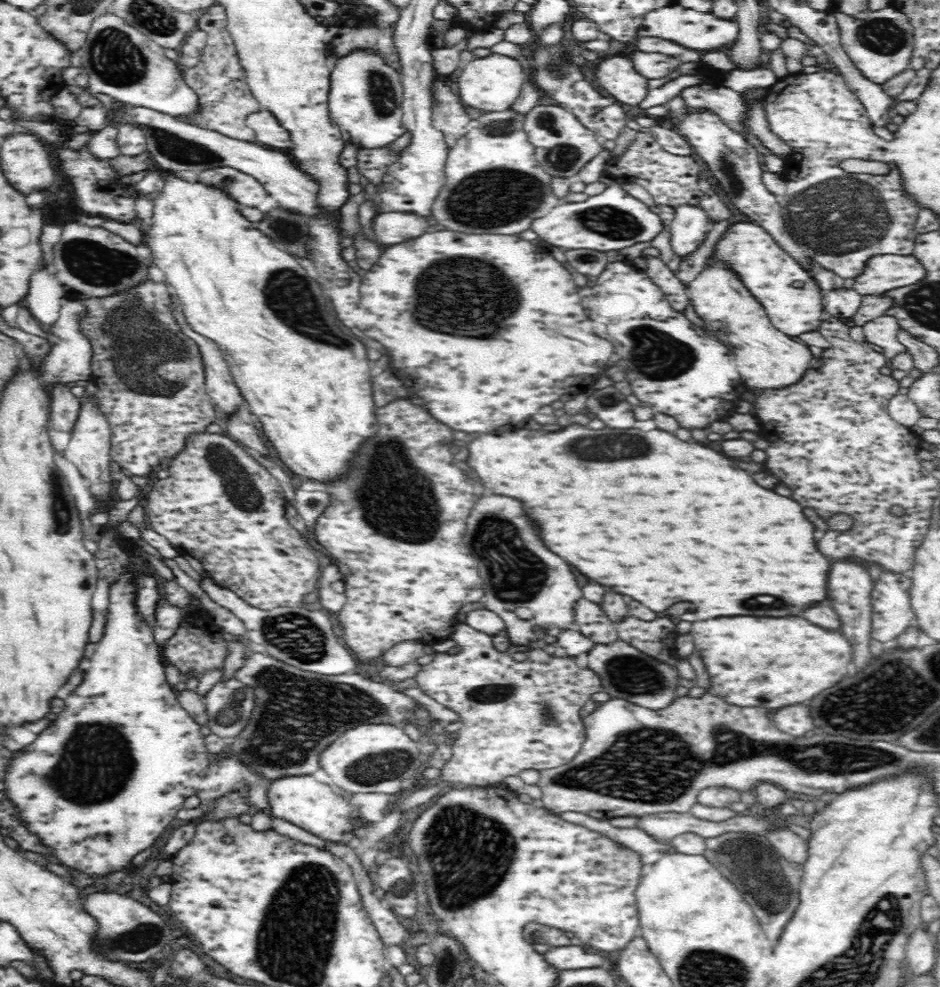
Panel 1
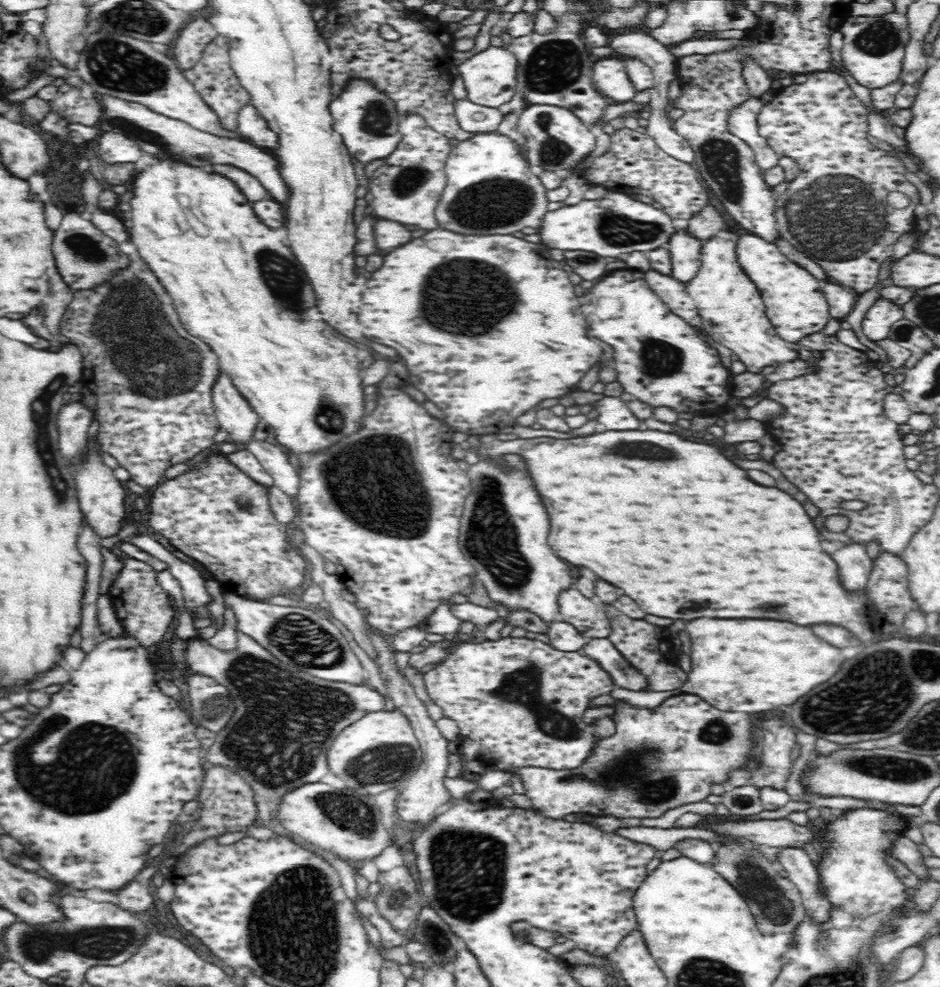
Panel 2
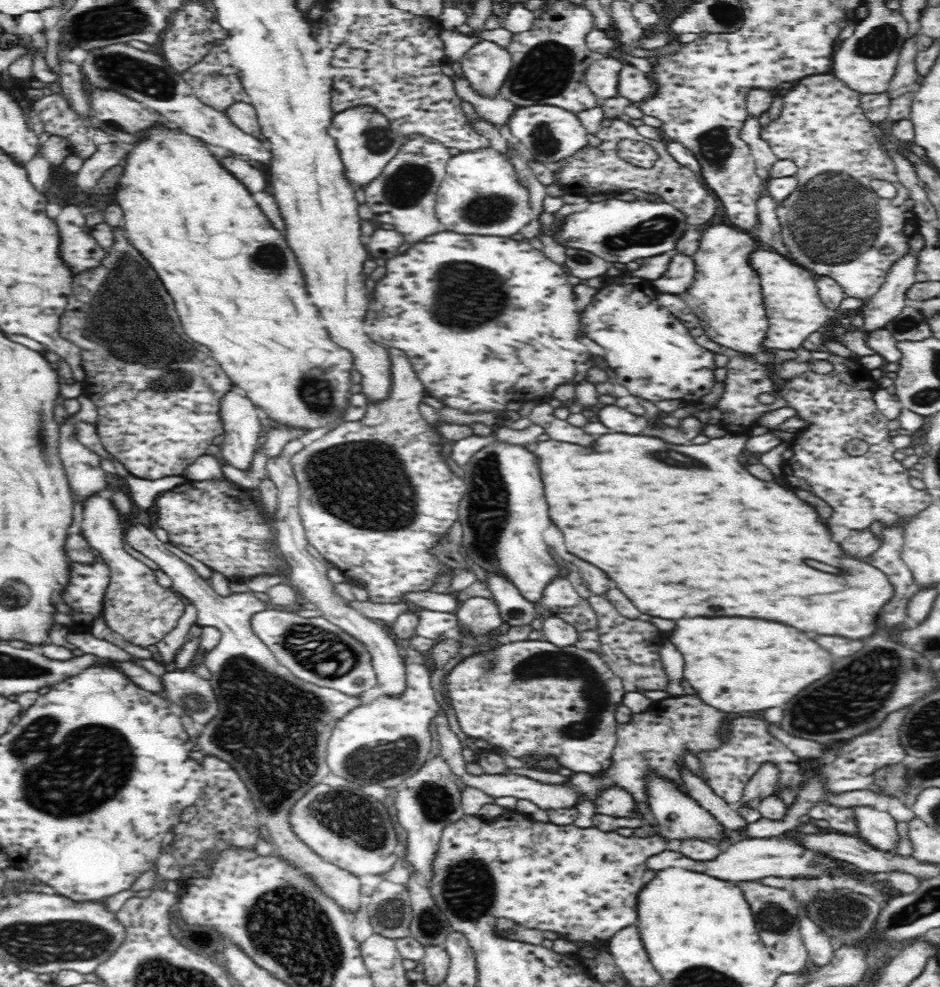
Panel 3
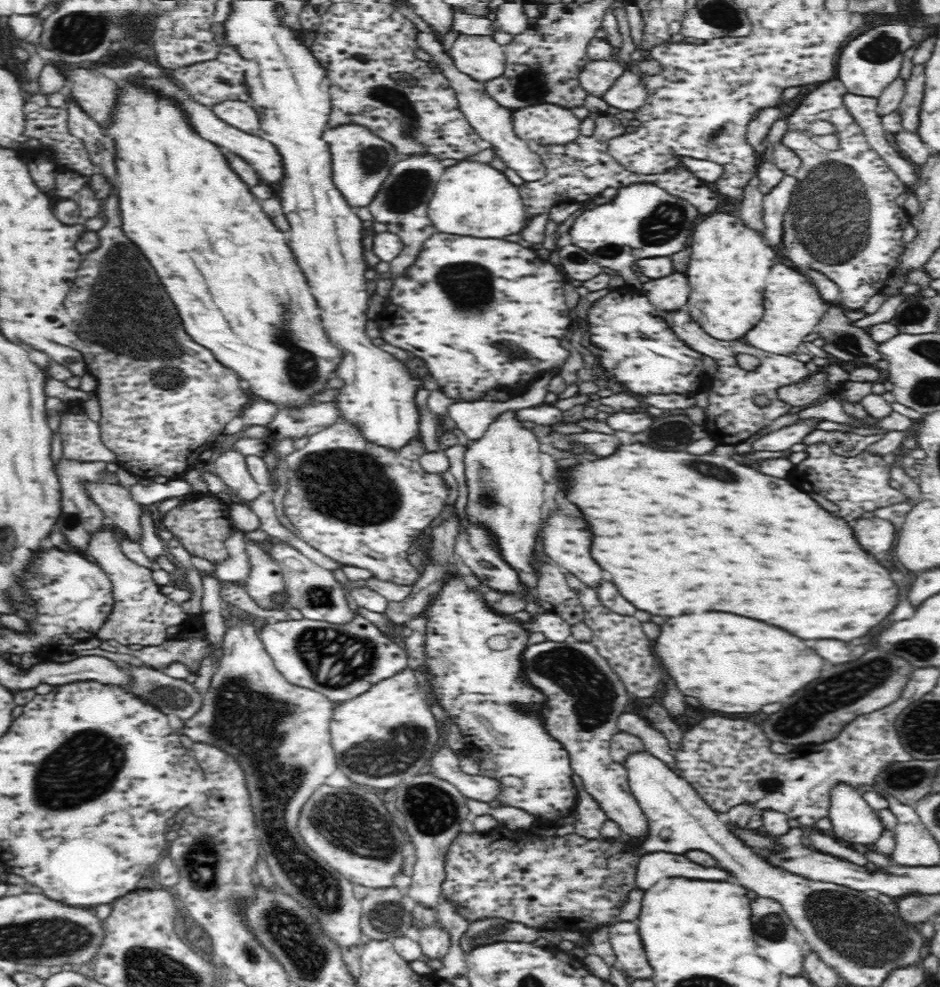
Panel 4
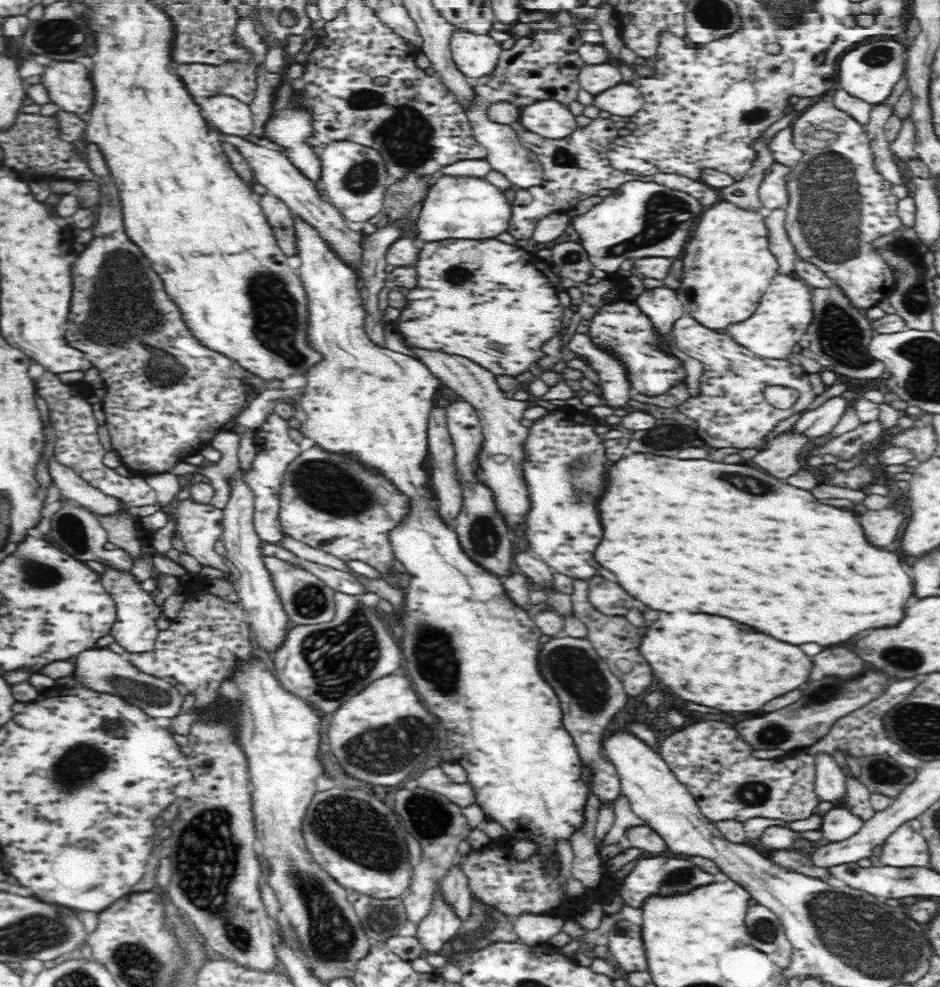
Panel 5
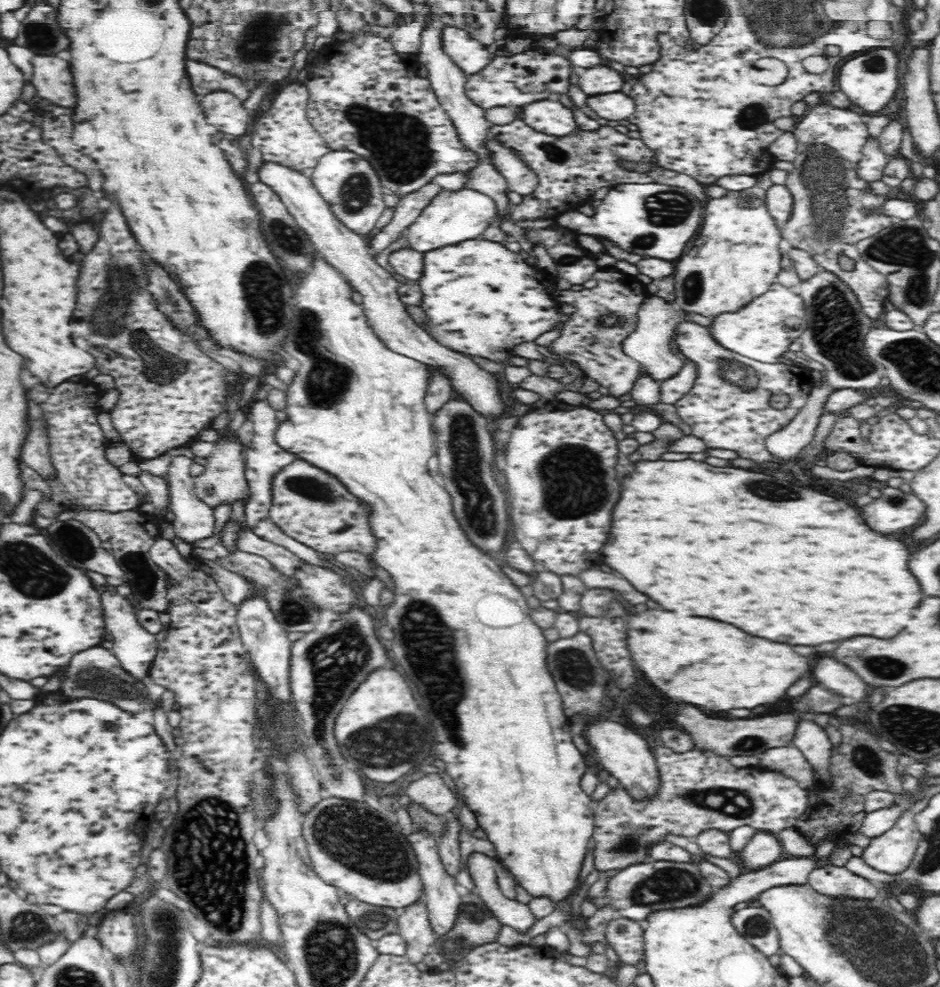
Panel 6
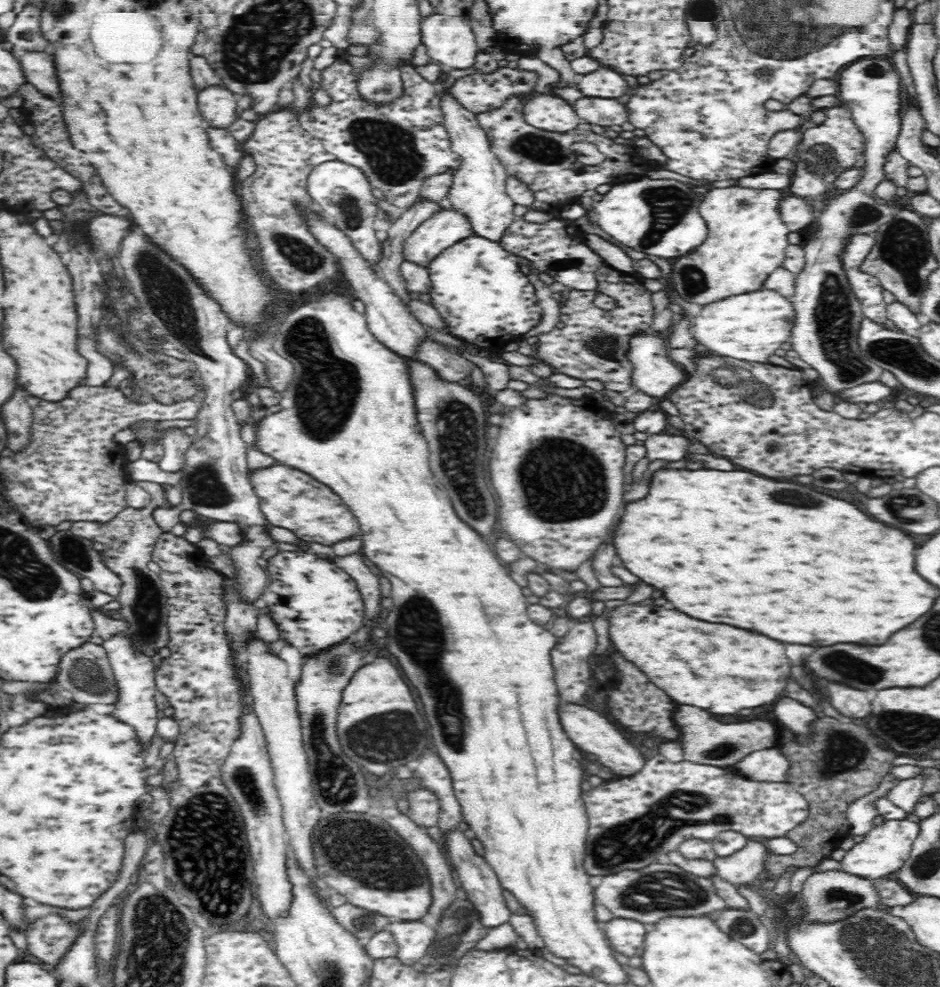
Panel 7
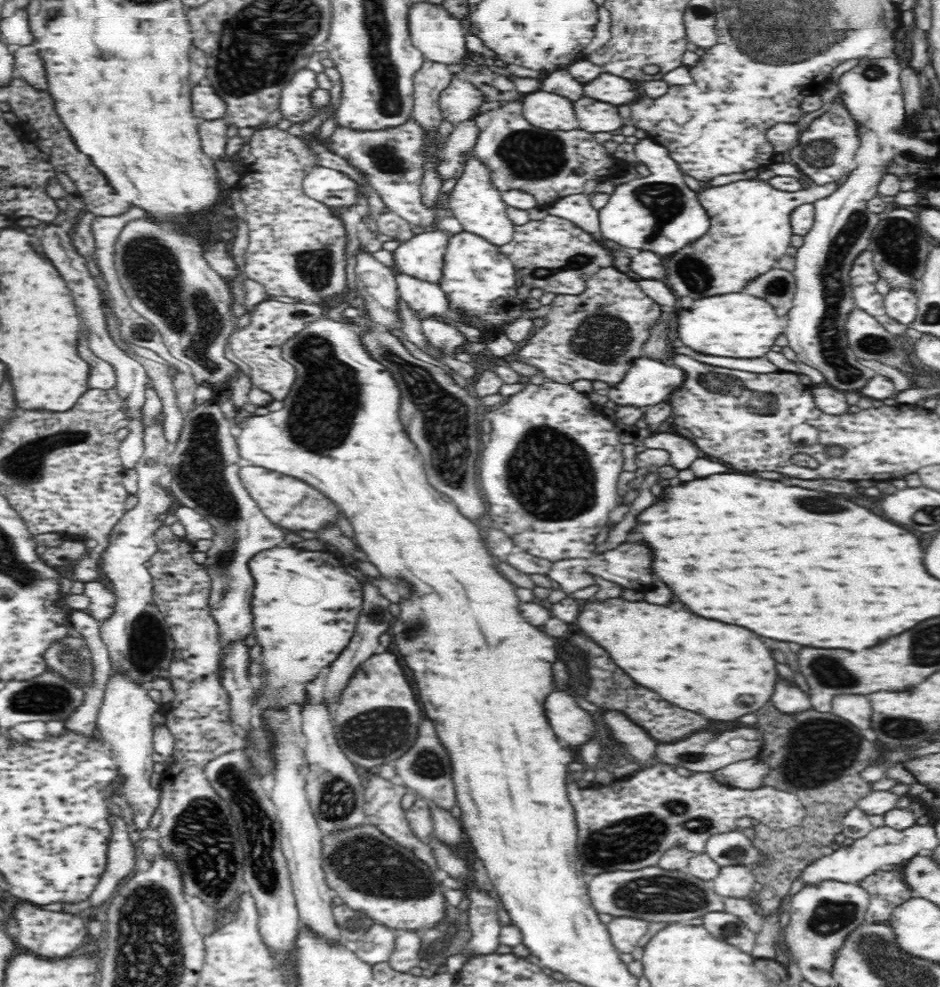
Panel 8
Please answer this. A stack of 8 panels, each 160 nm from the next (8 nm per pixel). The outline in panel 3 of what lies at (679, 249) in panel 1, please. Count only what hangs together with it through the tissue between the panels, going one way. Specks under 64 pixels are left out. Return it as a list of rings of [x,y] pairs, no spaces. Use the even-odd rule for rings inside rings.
[[[673,256],[672,264],[668,268],[668,272],[654,280],[652,286],[656,292],[664,292],[664,294],[672,294],[672,296],[680,296],[684,294],[688,288],[692,287],[694,282],[695,266],[693,259],[688,256]]]

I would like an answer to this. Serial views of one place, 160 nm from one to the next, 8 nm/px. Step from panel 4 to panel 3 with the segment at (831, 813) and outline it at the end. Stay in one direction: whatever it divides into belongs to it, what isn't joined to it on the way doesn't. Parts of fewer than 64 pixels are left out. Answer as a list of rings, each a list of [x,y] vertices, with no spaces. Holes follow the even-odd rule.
[[[856,805],[852,807],[852,812],[854,812],[854,827],[858,827],[858,834],[856,834],[858,839],[881,851],[896,850],[901,838],[897,831],[897,822],[888,811],[877,810],[868,805]]]

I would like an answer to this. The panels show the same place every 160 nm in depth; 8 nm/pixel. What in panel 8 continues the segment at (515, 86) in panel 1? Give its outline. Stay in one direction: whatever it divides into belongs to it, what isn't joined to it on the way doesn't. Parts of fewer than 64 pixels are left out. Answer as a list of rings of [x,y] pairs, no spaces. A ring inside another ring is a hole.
[[[427,2],[410,3],[408,7],[408,32],[411,43],[421,52],[426,61],[447,65],[456,64],[466,52],[466,32],[462,31],[461,20],[450,15],[444,6]]]

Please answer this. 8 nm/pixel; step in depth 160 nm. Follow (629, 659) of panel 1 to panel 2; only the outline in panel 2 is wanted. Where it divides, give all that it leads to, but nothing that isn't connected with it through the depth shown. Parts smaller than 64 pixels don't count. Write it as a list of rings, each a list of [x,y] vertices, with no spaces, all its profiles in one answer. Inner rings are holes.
[[[592,637],[578,652],[596,659],[606,669],[616,686],[630,690],[646,690],[645,678],[624,658],[607,639]]]

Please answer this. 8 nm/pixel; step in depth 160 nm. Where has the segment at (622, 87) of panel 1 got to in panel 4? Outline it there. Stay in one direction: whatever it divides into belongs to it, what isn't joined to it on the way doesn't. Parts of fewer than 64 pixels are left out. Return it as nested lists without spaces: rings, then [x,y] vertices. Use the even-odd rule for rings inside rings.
[[[617,59],[589,61],[579,74],[579,85],[589,94],[601,97],[625,70]]]

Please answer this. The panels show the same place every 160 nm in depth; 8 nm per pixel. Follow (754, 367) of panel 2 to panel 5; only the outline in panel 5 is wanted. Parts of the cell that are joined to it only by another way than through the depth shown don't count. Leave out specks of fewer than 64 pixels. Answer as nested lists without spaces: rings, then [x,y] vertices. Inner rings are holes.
[[[722,200],[705,208],[700,216],[700,224],[696,226],[696,232],[686,244],[686,254],[682,258],[684,274],[680,288],[676,290],[676,298],[680,300],[684,310],[705,327],[718,330],[750,316],[760,296],[770,288],[772,278],[778,276],[778,261],[770,251],[770,232],[766,217],[763,208],[748,209]]]

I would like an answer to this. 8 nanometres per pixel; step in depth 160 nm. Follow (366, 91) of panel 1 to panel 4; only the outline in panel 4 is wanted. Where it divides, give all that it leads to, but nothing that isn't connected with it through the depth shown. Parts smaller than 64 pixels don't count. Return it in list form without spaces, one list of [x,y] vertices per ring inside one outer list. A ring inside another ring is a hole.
[[[346,124],[334,130],[326,129],[321,137],[326,141],[331,155],[333,186],[345,198],[350,208],[368,208],[390,174],[392,166],[402,160],[401,156],[397,156],[391,144],[355,124]]]

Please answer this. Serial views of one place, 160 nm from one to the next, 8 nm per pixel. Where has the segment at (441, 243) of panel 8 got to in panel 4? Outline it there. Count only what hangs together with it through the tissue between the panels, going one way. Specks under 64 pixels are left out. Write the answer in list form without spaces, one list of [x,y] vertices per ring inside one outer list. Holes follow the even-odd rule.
[[[464,159],[446,167],[436,181],[433,197],[428,201],[428,218],[436,234],[472,236],[476,239],[504,239],[524,228],[524,205],[518,192],[518,186],[507,177],[494,170],[489,164]]]

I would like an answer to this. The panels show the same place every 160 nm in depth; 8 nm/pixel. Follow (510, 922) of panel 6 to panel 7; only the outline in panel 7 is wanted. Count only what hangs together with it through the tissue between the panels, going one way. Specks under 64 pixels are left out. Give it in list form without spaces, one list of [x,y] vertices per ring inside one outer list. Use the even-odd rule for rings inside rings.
[[[458,828],[442,833],[442,840],[448,853],[448,860],[452,861],[456,867],[456,872],[458,872],[458,878],[461,882],[460,886],[466,892],[467,899],[474,906],[474,910],[478,912],[480,922],[488,929],[498,928],[498,926],[509,922],[512,913],[502,896],[503,888],[497,879],[496,873],[485,863],[483,857],[476,854],[470,839],[471,836],[468,833],[462,832]]]

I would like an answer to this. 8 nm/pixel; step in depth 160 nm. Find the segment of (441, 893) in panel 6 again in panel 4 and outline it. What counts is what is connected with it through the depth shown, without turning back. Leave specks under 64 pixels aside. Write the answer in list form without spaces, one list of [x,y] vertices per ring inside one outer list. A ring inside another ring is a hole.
[[[440,921],[414,926],[425,959],[442,960],[451,949],[450,933]]]

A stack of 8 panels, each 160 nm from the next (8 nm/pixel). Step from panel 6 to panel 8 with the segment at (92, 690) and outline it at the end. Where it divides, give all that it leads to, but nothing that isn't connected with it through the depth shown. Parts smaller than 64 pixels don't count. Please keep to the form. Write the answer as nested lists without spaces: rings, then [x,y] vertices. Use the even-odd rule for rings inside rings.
[[[64,637],[54,641],[43,654],[48,670],[55,670],[78,685],[87,686],[91,679],[91,658],[82,638]]]

